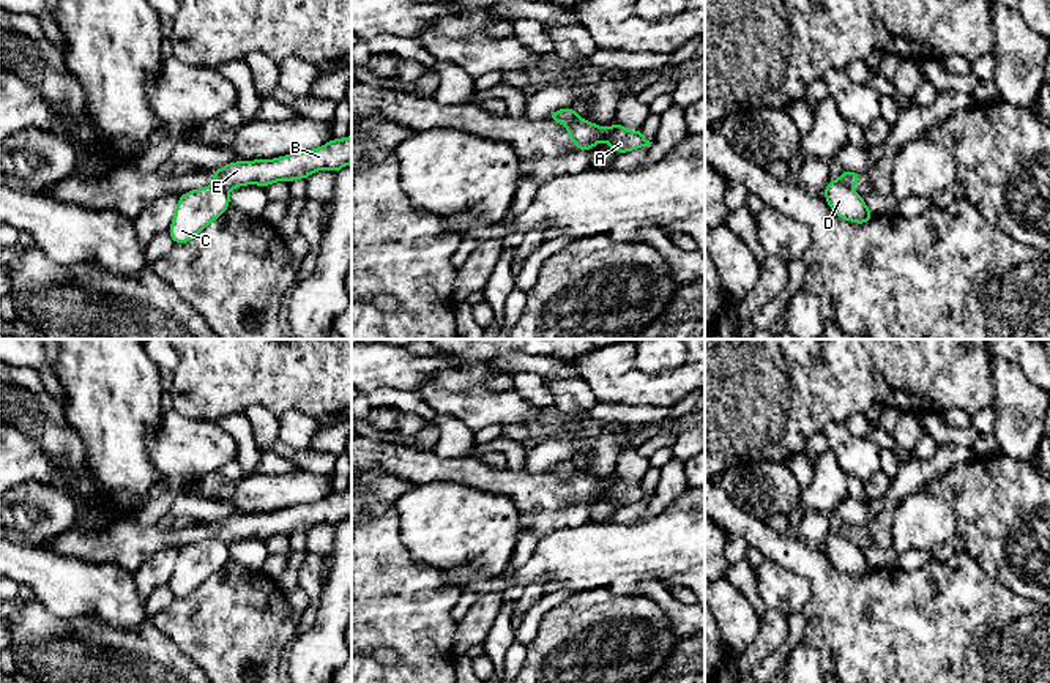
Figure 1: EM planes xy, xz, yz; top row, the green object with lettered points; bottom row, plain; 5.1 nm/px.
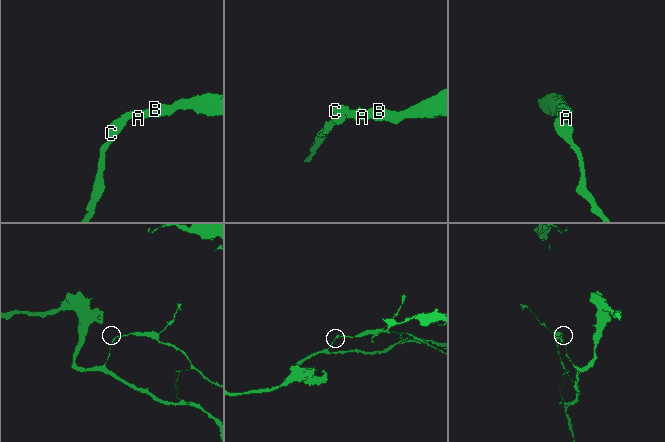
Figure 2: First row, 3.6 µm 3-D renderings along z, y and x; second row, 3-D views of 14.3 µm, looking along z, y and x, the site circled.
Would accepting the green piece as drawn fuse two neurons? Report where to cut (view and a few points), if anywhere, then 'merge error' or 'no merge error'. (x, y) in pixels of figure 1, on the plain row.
xy (213, 537), (227, 544) | merge error

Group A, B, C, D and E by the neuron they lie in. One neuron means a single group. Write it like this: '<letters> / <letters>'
A B E / C D

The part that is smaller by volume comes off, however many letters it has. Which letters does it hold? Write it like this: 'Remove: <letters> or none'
Remove: A, B, E

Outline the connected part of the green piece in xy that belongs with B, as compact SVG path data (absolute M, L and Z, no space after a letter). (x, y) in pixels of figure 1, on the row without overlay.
M352 489L331 492L314 503L301 503L274 513L232 514L213 524L213 538L232 544L246 538L270 539L274 535L306 533L320 522L333 527L352 517Z

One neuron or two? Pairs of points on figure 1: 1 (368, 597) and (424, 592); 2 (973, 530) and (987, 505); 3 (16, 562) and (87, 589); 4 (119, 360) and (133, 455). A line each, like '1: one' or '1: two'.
1: one
2: one
3: one
4: one

